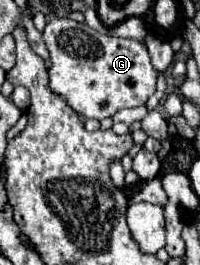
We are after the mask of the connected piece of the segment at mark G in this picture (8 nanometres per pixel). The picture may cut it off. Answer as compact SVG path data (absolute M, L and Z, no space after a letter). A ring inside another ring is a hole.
M67 16L51 18L43 30L43 40L49 50L49 88L51 92L65 98L65 102L81 116L85 118L97 118L103 120L107 116L113 116L121 108L135 108L145 106L147 98L155 92L157 84L157 70L151 66L149 54L145 44L129 38L117 38L101 34L87 24L75 22Z

